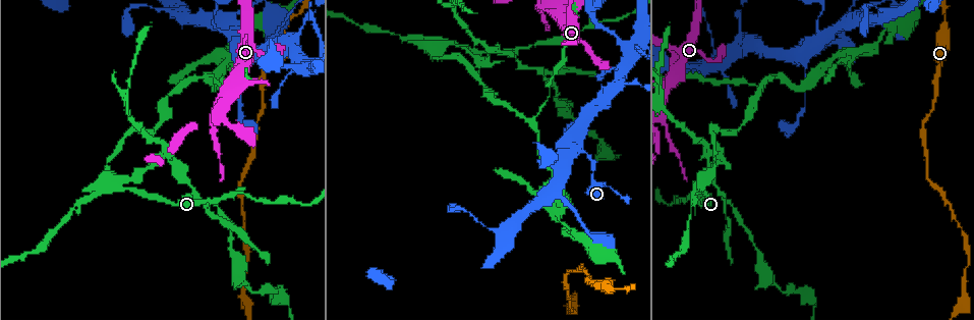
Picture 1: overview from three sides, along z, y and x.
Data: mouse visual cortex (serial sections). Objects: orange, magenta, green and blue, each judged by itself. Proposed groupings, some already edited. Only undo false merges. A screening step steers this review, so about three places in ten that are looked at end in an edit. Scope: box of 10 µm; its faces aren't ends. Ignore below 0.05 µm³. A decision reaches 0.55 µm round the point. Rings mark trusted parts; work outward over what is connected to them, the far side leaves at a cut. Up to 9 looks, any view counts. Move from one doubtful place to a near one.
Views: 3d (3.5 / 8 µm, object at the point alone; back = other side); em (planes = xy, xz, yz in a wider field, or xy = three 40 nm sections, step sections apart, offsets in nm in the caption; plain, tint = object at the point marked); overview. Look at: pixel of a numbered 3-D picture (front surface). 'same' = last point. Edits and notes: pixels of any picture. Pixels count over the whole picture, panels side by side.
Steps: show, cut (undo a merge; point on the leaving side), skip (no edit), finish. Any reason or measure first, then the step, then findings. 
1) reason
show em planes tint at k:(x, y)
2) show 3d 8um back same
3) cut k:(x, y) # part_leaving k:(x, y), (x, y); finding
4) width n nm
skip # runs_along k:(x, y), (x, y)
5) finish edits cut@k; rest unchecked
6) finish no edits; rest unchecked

a fork
show 3d 3.5um at 1:(578, 146)

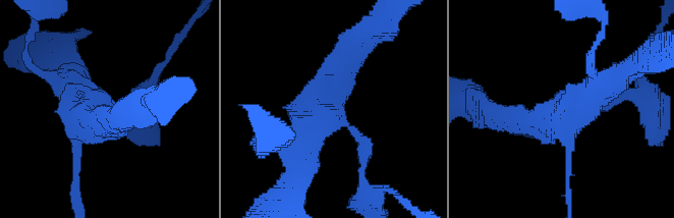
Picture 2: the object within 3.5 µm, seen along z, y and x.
need the tissue
show em xy step 5 tint at 2:(337, 114)

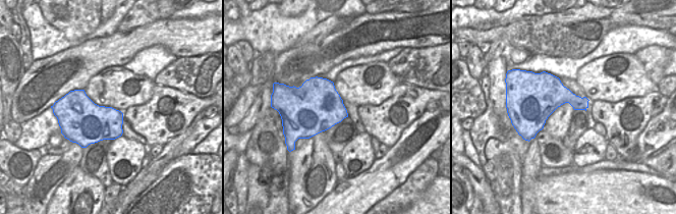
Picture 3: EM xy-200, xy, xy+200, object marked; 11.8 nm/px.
skip # runs_along 2:(618, 96), (550, 124), (508, 117); continuous, no second cell

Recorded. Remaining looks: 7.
calibre changes
show 3d 3.5um at 1:(629, 84)

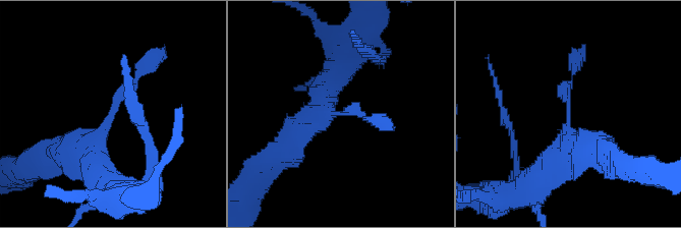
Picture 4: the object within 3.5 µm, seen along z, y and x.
skip # runs_along 4:(75, 150), (104, 131), (113, 103), (154, 53); one cell here

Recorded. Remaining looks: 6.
thick turns thin
show em xy step 5 tint at 1:(240, 115)

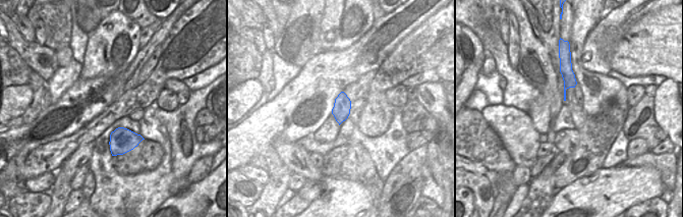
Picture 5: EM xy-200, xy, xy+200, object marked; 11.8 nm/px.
see where the arms go
show 3d 3.5um same

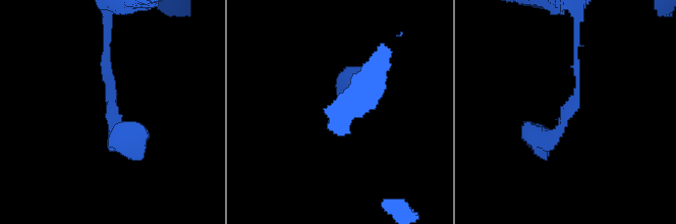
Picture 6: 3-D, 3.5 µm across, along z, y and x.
width 220 nm
skip # runs_along 6:(104, 48), (116, 138), (138, 126); one cell here

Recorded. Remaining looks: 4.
show 3d 3.5um back at 1:(563, 18)

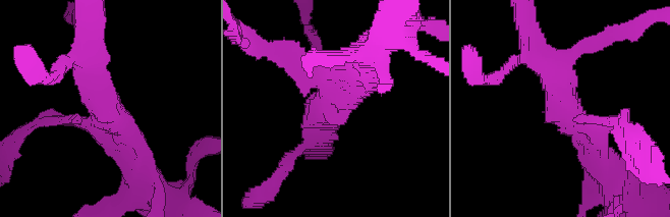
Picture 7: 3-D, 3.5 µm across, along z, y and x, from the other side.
show em xy step 3 tint at 7:(338, 100)

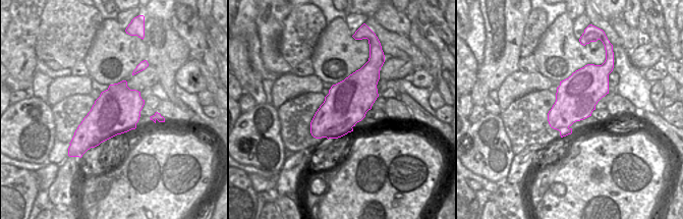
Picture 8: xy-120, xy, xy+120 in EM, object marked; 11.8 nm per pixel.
arm_widths 200, 300, 350 nm
skip # runs_along 7:(535, 58), (605, 161); one cell here

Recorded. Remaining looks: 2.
finish no edits; rest unchecked

